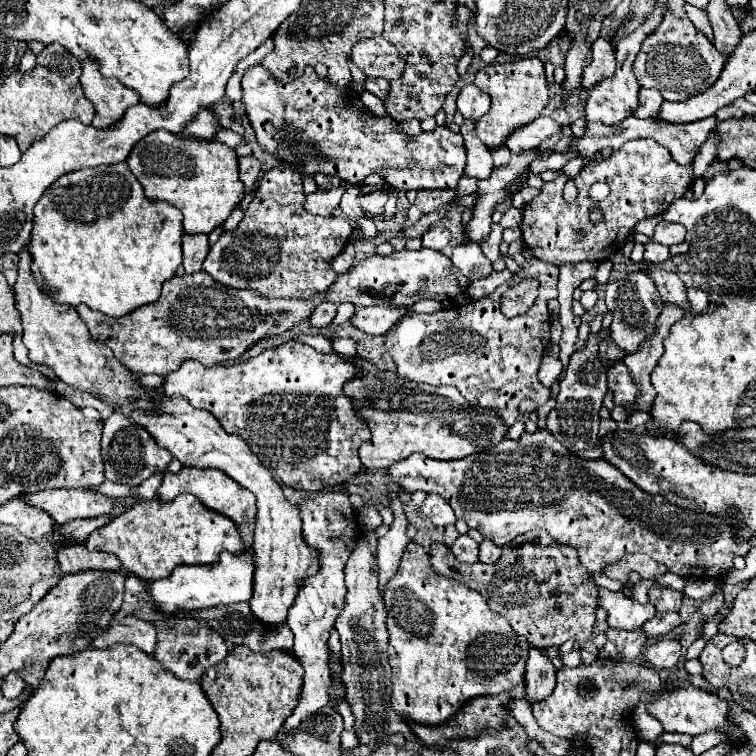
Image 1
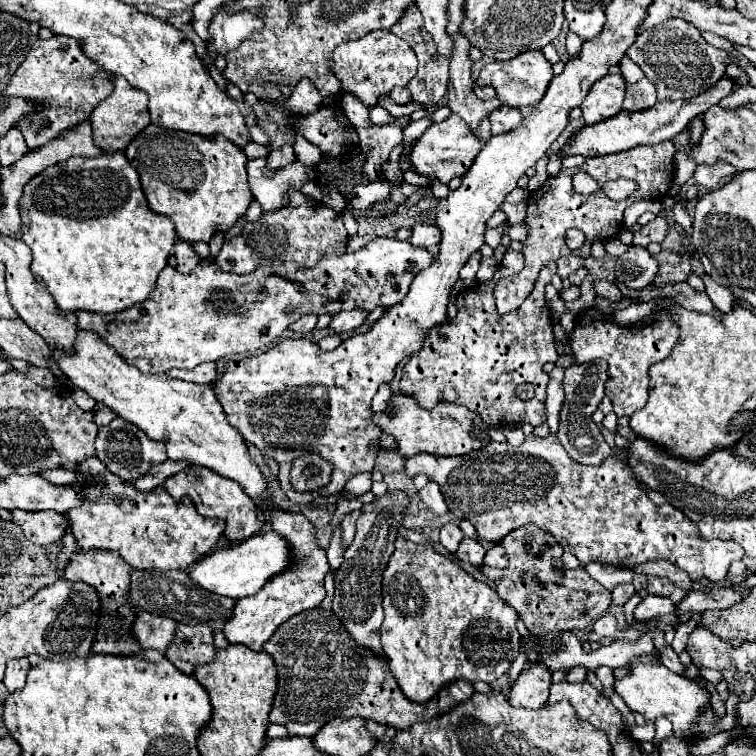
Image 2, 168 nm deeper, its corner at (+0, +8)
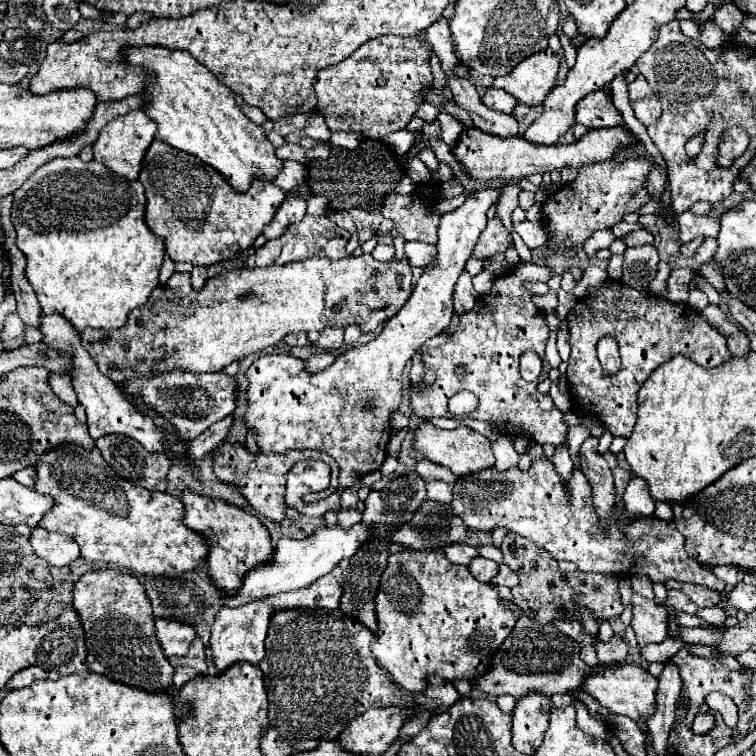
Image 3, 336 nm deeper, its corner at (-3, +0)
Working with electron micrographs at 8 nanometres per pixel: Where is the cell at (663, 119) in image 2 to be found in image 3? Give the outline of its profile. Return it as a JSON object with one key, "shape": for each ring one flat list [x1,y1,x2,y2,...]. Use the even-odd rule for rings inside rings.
{"shape":[[612,126,612,128,600,128,600,130,590,130,588,136,582,136,580,140,572,144,554,144,554,146,538,146,530,144,528,140,522,140,518,136,514,138,500,138,492,136,486,132,480,132,478,128,464,130,456,144,452,146,454,158,466,168,466,174,474,180,498,179,505,183,514,183,520,189,530,192,537,192,538,187,528,181,528,176,532,174,546,174,562,168,580,168,584,164,594,164,594,162,606,162,612,160,612,152,620,148,620,144,638,144,640,140,624,126]]}

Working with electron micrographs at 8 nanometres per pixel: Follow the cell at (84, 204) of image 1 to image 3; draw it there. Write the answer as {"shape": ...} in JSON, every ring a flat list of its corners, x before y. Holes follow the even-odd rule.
{"shape":[[78,156,74,158,54,158,50,162,46,162,44,166,40,166,16,192,14,192,14,202,12,202,12,224,14,224,14,230,16,230,16,244,18,248,24,252,28,264,26,264,26,276,38,296,38,302,44,310,44,314,50,314,50,312,60,312,62,316,66,316,78,332,84,332,84,328,102,328,102,330,110,330,110,328,120,328,126,324,128,320,128,314,136,308,140,308,150,292,160,284,158,282,158,274,160,274,160,266,164,262,164,256,166,256,166,248,164,248,164,242,160,238,156,238,156,234,150,232,150,228,146,226,144,222,144,208,146,208,146,196,144,196,144,188,138,180,128,180,120,174,108,174,106,168,98,162,88,162,84,164],[84,190,92,190,92,192,98,192,102,198,100,202,92,202,90,198,86,198]]}

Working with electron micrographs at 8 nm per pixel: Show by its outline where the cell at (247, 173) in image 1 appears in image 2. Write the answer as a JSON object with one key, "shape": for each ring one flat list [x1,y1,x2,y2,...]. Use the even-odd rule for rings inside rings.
{"shape":[[265,158,247,162,249,184,255,200,261,204,263,212,273,212,289,204,289,190,299,190,309,182,305,166,297,160,285,168,271,170]]}

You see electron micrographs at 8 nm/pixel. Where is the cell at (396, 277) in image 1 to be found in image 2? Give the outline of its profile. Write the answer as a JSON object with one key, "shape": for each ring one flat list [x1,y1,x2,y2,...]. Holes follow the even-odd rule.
{"shape":[[375,238,367,246,345,252,323,256,313,268,301,268,297,262,281,262,271,266,259,266,249,274,223,272,217,264,201,262,189,276,181,276,171,266,165,266,159,274,153,292,145,302,117,312,117,316,93,316,93,312,77,312,77,326,81,330,95,332,105,344,131,366,145,374,159,374,171,368,195,368,203,362,217,362,225,356,253,356,259,348,269,346,281,336,289,324,297,322,305,314,339,314,341,310,373,310,377,306,393,306,405,298,409,284,421,268,427,268,433,254,425,248,413,248,407,242,395,238]]}

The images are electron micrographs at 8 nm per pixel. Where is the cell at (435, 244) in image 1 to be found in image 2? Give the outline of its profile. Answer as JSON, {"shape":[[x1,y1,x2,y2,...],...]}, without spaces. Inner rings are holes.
{"shape":[[417,224,411,228,411,236,409,236,409,244,419,246,419,248,431,248,435,244,439,244,441,240,441,232,437,226,433,224]]}

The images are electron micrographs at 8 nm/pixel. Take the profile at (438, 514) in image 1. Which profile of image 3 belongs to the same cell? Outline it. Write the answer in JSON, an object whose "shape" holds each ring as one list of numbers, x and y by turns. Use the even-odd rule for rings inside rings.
{"shape":[[430,482,428,486,428,500,440,502,440,504,450,504,452,502,452,486,446,482]]}

